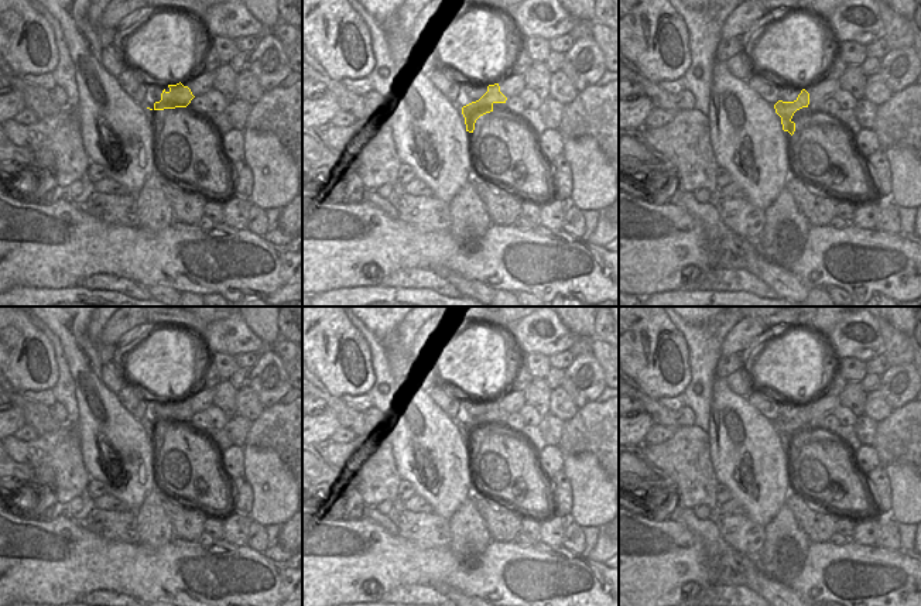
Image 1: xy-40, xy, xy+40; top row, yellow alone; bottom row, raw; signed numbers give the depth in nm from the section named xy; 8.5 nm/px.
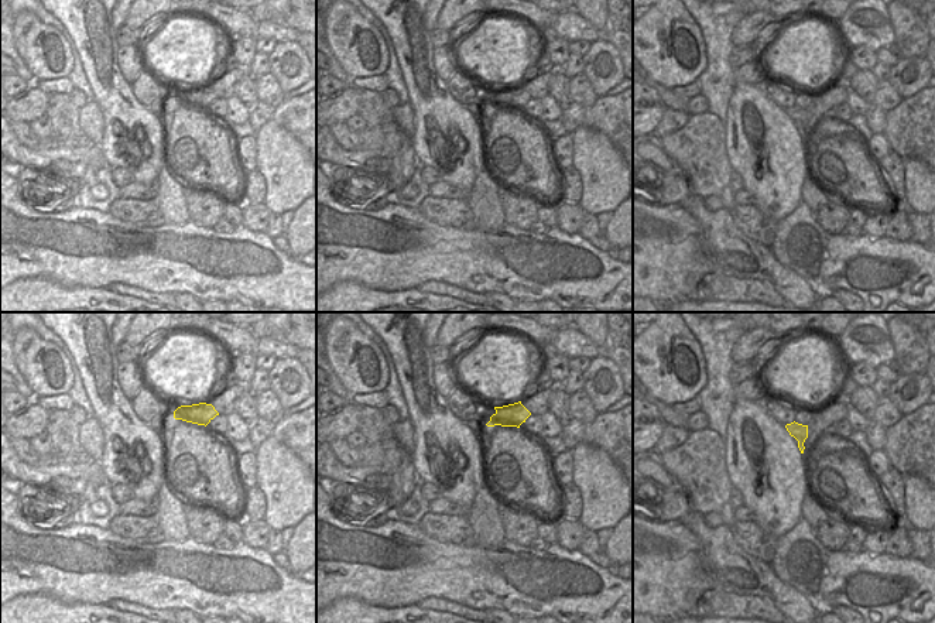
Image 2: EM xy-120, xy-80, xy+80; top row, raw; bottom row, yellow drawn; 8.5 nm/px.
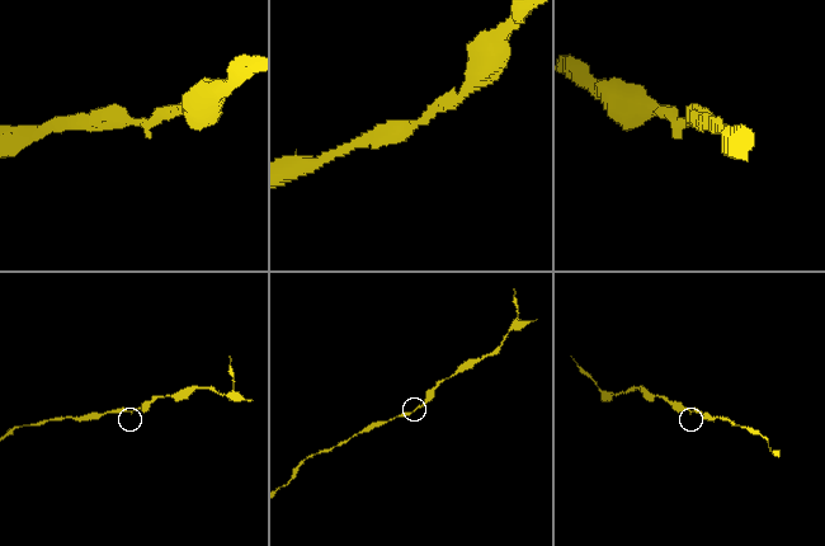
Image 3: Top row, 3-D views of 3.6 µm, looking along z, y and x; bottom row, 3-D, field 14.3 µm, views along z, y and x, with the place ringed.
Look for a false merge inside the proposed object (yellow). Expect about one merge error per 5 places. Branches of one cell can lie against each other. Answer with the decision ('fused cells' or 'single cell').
single cell

